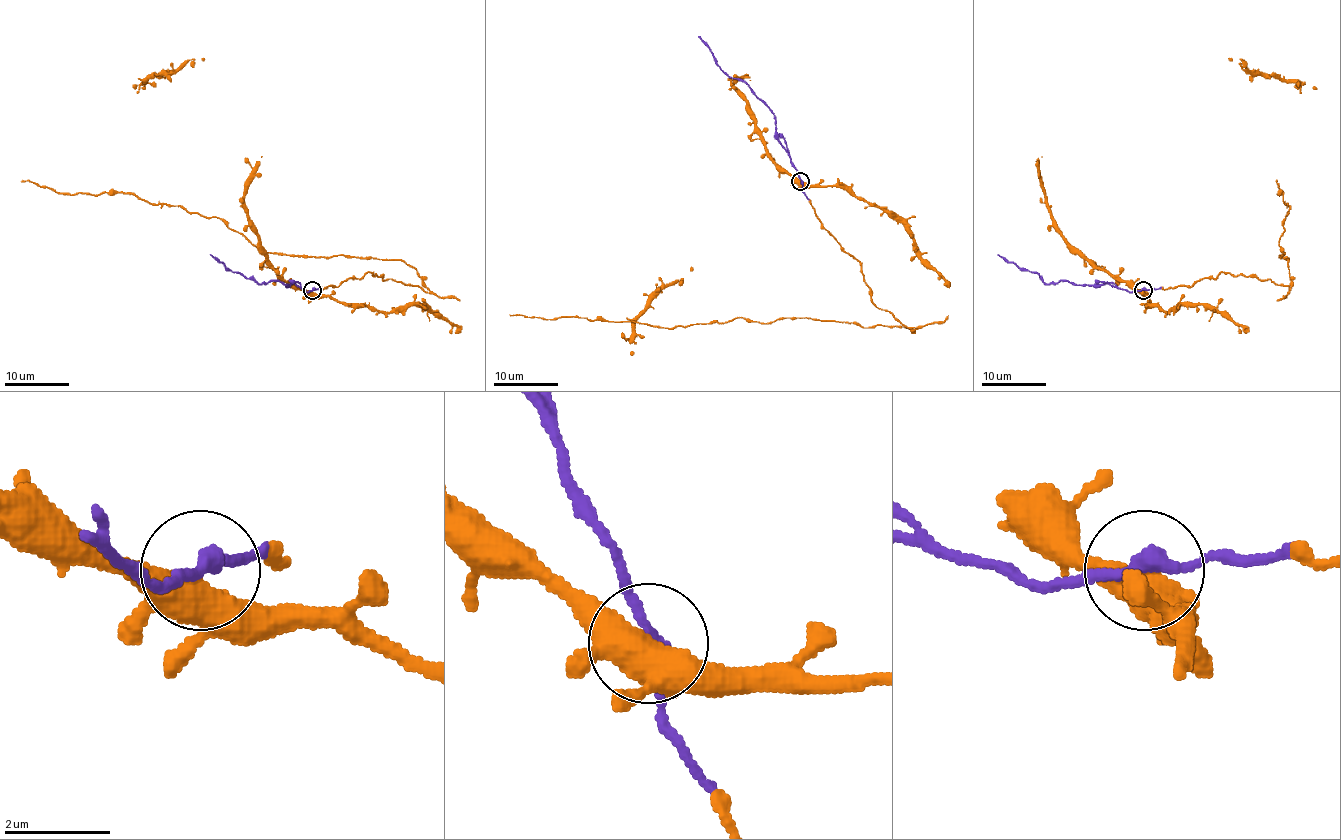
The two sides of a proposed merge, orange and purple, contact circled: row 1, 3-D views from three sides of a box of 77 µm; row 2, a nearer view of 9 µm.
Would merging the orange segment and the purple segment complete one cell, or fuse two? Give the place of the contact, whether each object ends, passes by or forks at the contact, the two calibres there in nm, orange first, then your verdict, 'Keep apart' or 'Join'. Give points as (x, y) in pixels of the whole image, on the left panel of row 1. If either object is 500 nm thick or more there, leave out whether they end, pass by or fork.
Place: (312, 290). At the ring orange forks. At the ring purple passes by. Thickness 440 nm (orange) against 280 nm. Join

